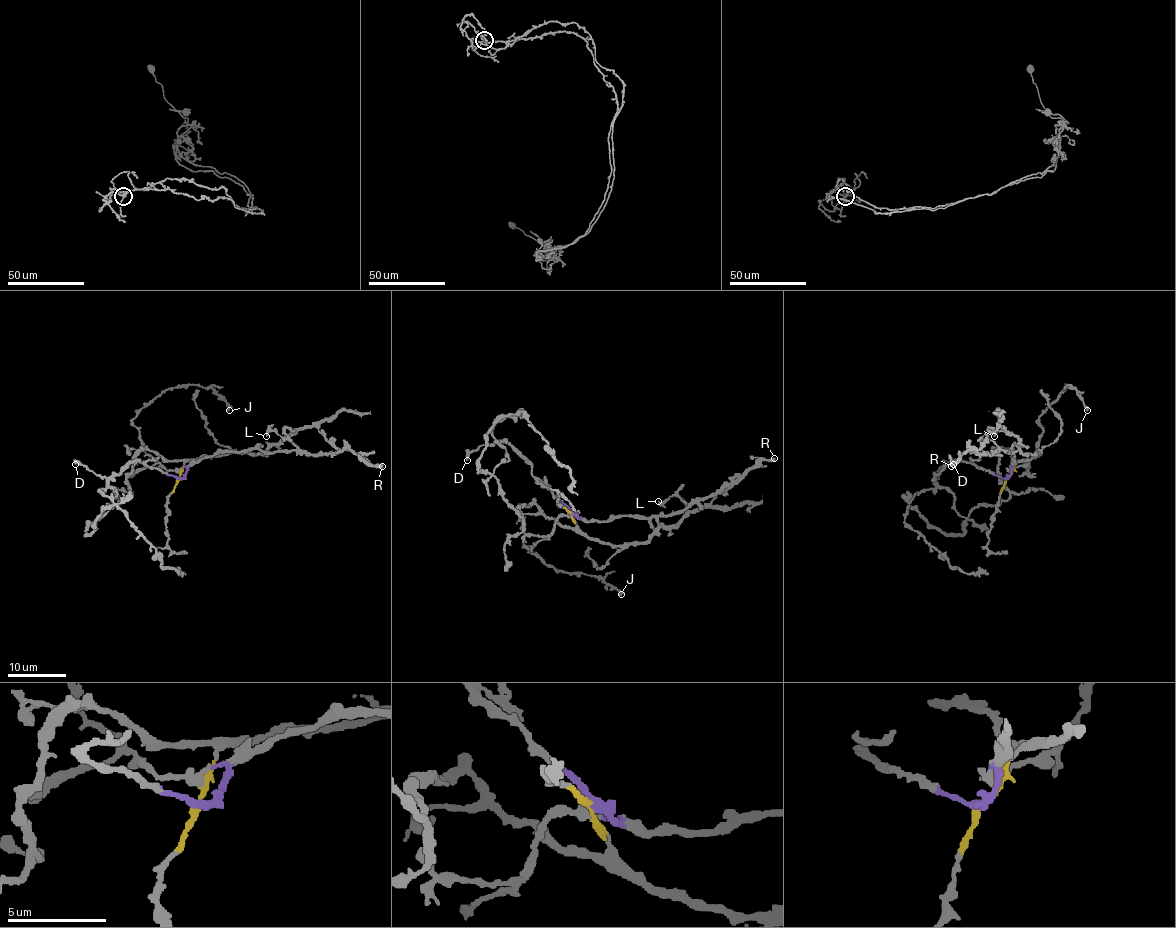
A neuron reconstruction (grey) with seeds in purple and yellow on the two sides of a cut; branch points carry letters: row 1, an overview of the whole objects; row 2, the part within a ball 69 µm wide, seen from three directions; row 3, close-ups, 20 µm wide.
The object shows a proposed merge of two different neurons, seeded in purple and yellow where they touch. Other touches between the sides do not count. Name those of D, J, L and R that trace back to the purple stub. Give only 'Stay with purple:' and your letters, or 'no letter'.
Stay with purple: D, J, L, R

